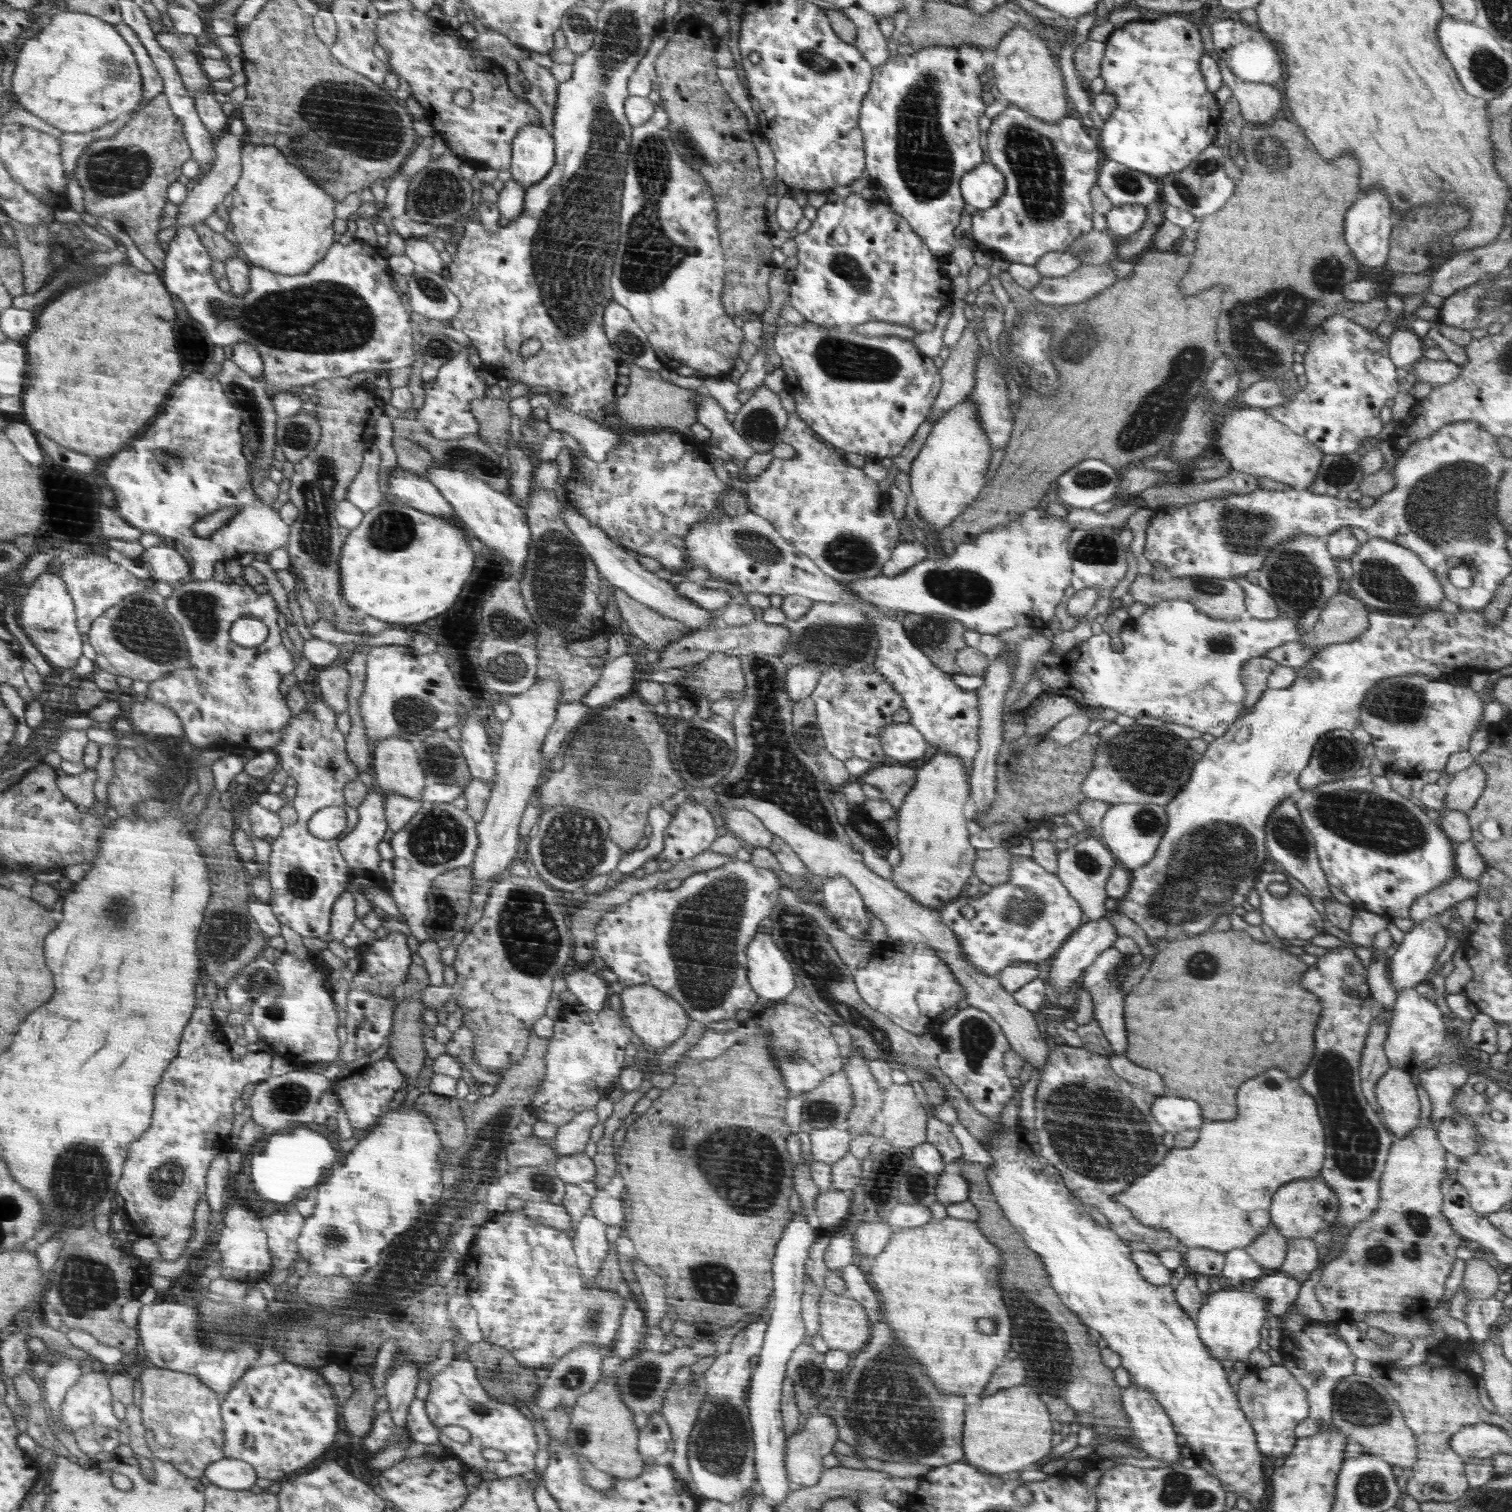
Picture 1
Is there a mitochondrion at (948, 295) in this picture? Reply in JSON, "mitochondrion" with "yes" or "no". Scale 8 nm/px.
{"mitochondrion":"no"}

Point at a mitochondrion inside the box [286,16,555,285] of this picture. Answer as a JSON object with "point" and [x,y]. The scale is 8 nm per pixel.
{"point":[438,193]}

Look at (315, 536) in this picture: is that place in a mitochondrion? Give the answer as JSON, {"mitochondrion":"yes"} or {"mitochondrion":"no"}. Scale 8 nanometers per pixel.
{"mitochondrion":"yes"}

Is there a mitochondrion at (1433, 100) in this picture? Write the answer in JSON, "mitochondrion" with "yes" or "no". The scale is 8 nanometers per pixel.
{"mitochondrion":"no"}

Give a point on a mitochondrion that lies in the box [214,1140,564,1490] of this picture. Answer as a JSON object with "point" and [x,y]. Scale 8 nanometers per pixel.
{"point":[498,1373]}

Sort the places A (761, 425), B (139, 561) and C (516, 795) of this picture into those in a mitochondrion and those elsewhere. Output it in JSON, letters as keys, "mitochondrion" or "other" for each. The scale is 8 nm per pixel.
{"A":"mitochondrion","B":"other","C":"other"}

